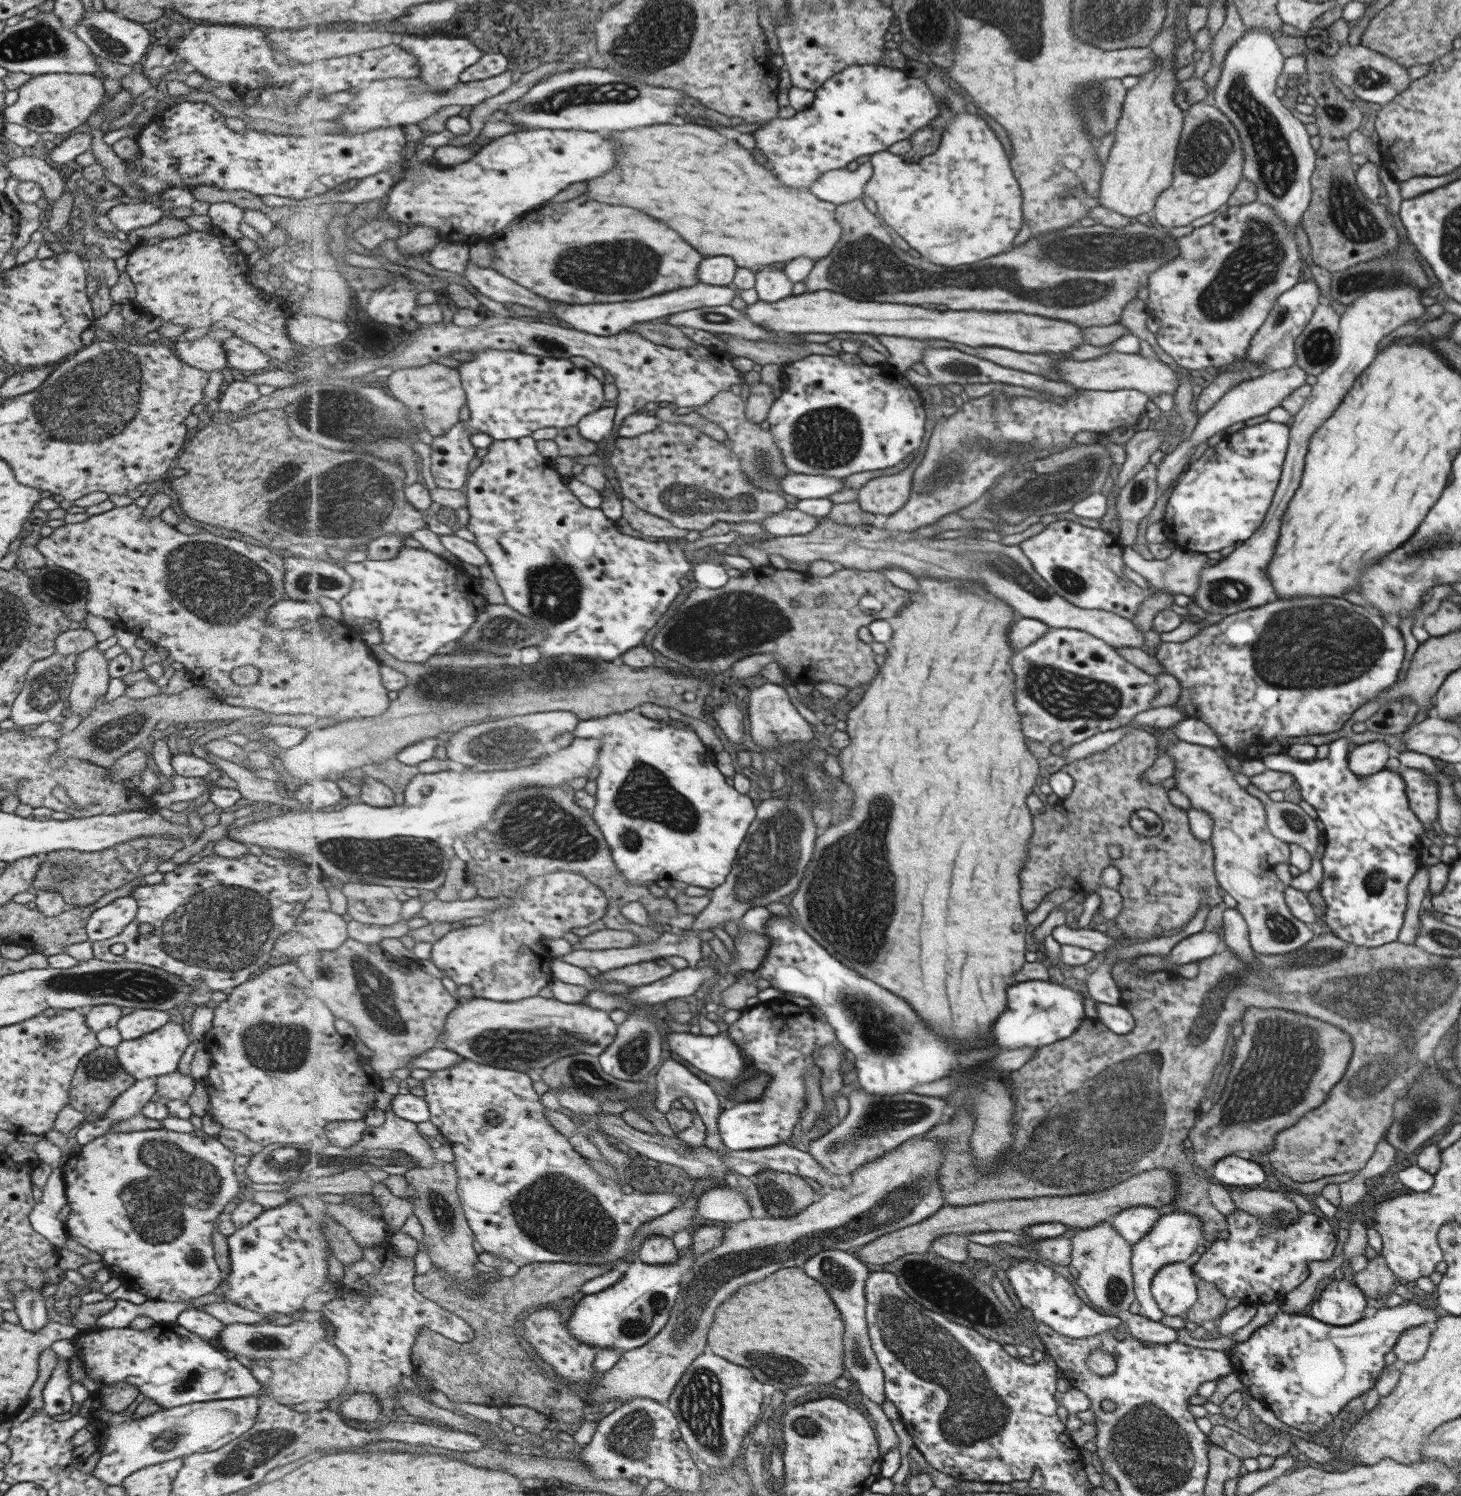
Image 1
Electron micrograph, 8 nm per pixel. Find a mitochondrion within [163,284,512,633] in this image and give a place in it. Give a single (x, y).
(349, 499)

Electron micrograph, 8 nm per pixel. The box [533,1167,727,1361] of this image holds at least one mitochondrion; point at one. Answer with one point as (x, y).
(635, 1325)

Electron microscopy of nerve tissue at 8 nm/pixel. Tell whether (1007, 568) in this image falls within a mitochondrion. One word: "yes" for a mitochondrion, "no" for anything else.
yes

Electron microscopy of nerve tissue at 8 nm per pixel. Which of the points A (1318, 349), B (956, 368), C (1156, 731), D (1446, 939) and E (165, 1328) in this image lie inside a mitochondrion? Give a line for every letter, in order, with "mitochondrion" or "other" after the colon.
A: mitochondrion
B: mitochondrion
C: other
D: mitochondrion
E: other

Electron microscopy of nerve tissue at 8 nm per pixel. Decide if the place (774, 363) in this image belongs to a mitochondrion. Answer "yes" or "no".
no

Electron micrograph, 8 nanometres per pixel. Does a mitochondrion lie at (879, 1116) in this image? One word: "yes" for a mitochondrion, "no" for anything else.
yes

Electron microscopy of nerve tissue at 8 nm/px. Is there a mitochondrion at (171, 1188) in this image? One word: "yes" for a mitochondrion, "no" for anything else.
yes

